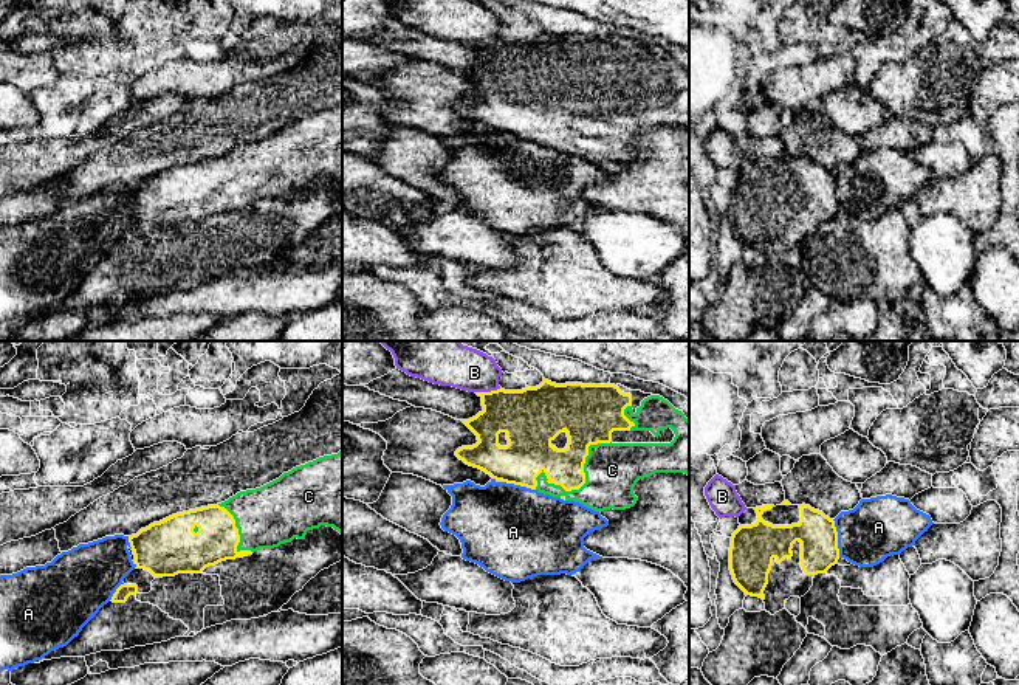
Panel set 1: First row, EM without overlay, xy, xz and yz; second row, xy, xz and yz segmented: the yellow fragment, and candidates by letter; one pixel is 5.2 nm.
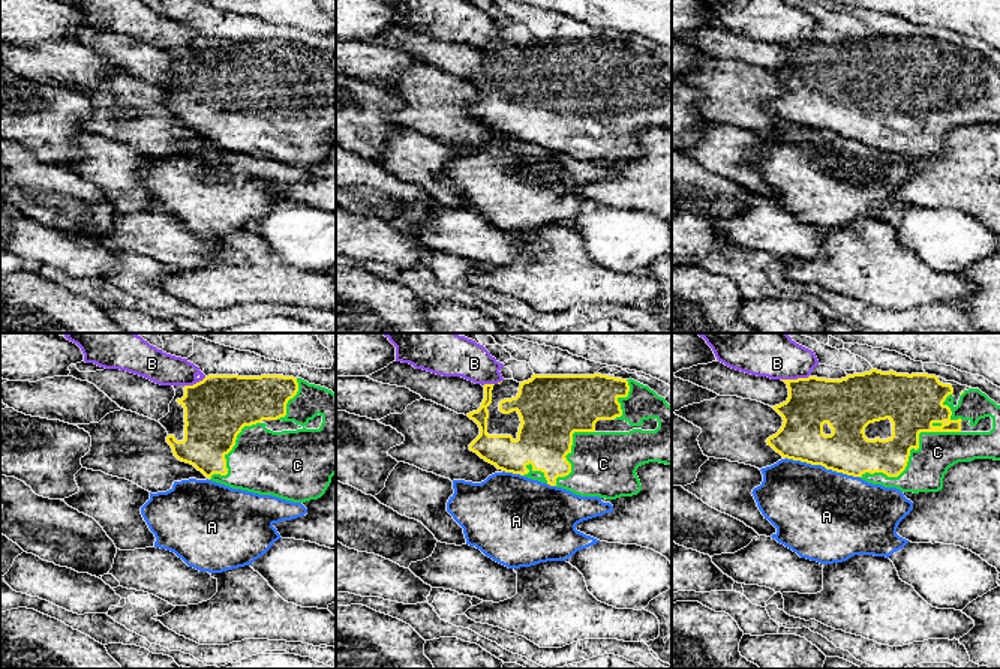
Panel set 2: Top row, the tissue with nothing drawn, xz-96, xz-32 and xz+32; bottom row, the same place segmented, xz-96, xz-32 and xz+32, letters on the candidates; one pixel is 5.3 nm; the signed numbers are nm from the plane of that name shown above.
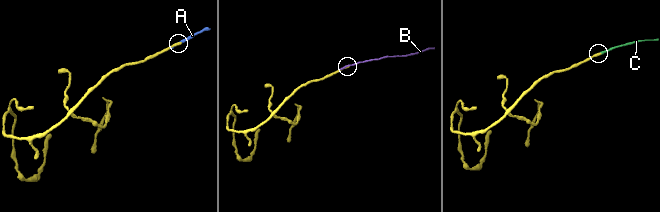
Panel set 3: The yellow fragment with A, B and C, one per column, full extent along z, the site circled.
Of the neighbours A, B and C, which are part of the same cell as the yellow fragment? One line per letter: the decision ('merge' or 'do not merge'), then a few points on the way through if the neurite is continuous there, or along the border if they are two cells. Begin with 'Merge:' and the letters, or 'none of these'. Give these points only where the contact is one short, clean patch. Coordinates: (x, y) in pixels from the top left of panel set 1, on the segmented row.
Merge: C
A: do not merge
B: do not merge
C: merge

